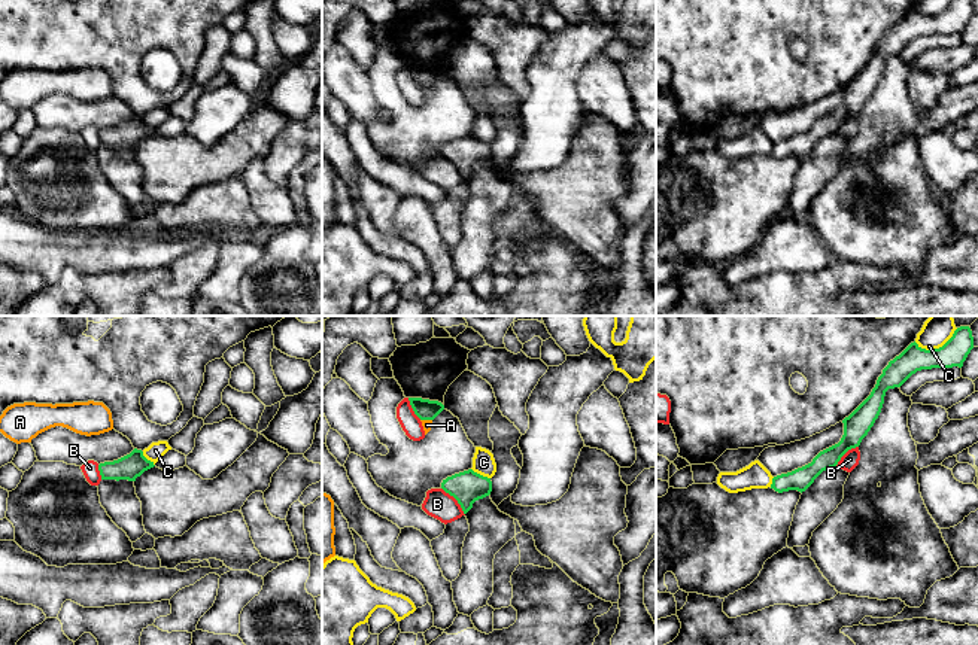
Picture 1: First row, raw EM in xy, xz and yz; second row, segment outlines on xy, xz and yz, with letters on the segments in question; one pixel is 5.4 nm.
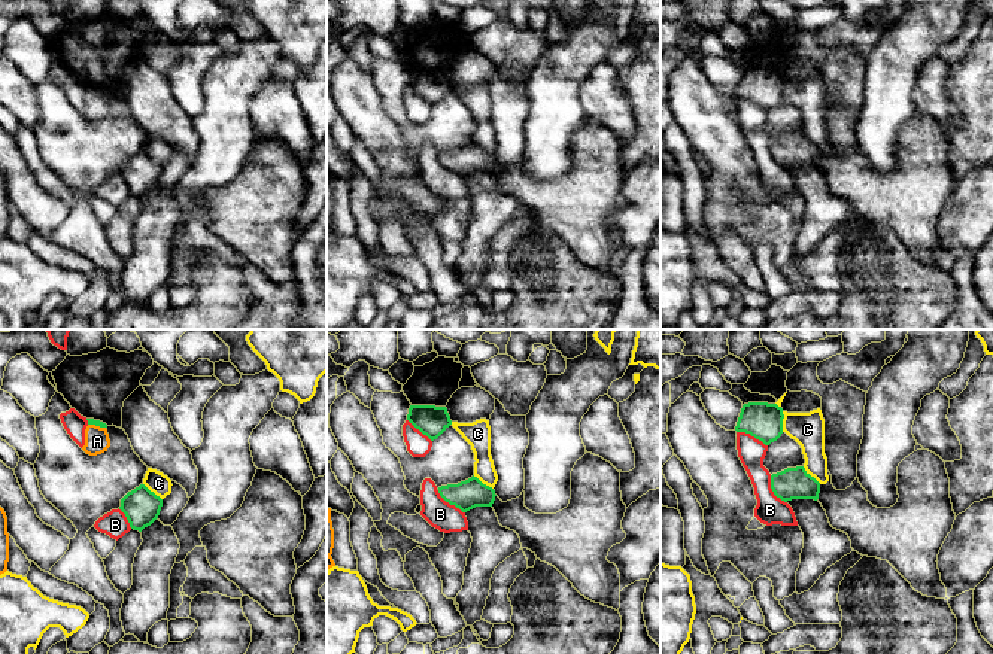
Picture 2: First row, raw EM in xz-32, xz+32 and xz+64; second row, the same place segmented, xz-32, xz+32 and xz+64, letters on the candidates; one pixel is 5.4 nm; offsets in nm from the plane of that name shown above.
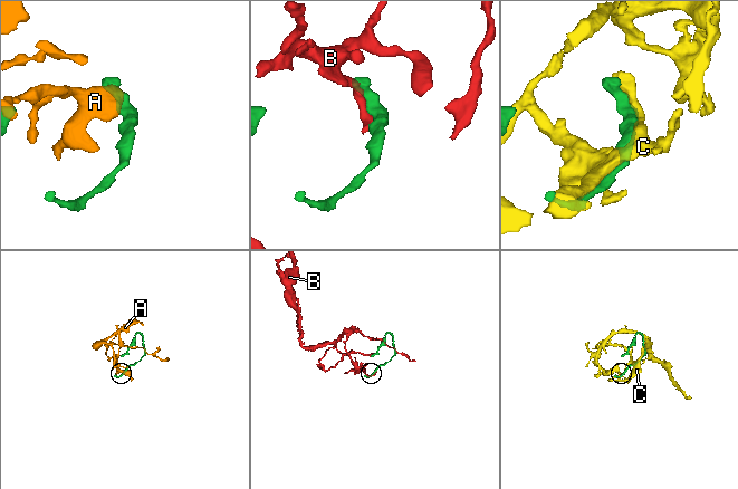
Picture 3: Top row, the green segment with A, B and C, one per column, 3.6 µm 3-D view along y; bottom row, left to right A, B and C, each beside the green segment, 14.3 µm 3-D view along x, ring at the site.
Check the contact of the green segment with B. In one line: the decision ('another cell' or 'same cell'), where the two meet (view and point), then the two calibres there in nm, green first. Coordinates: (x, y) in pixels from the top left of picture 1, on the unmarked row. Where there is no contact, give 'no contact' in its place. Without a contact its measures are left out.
another cell | xz (456, 166) | 170/150 nm

